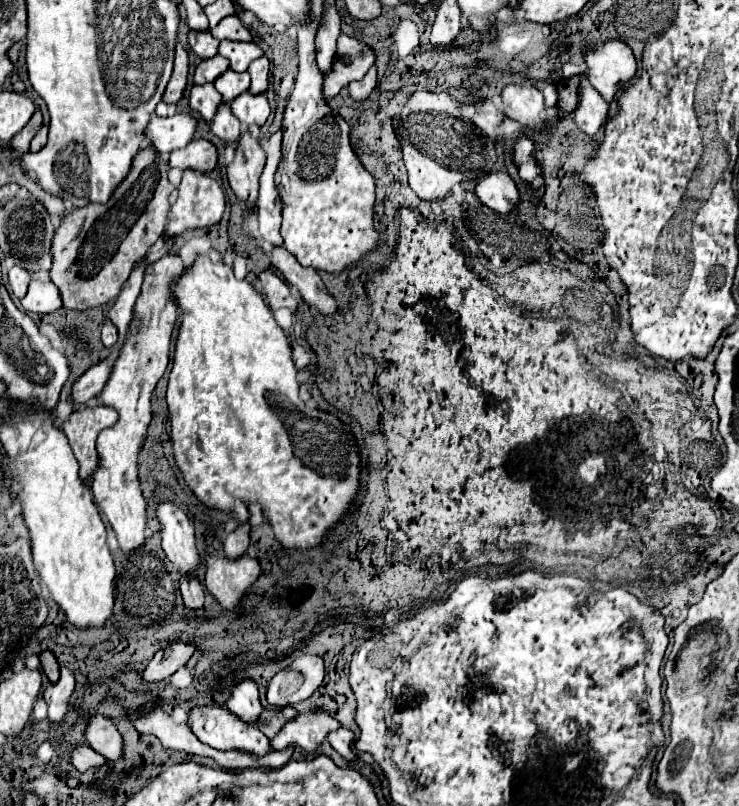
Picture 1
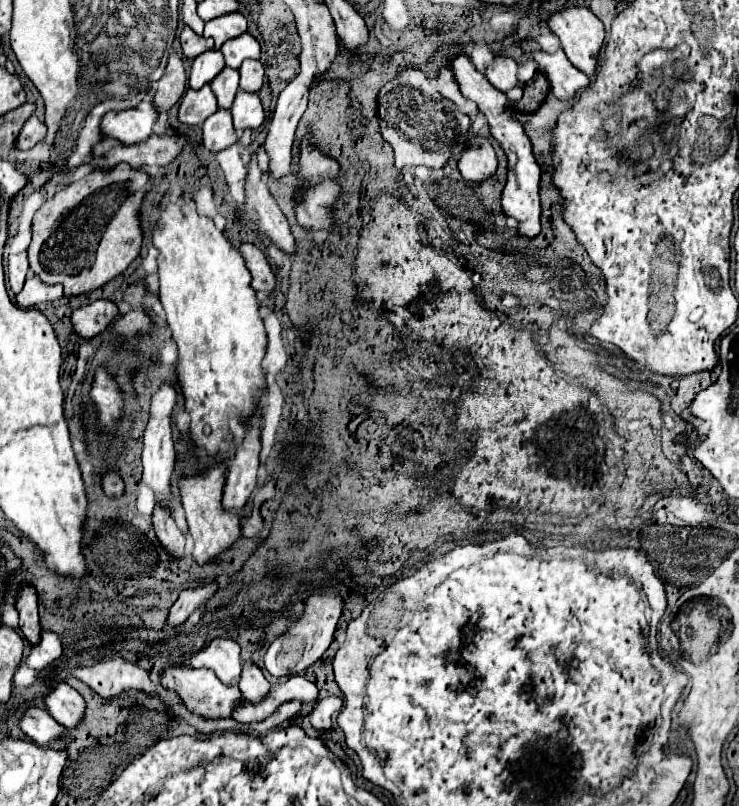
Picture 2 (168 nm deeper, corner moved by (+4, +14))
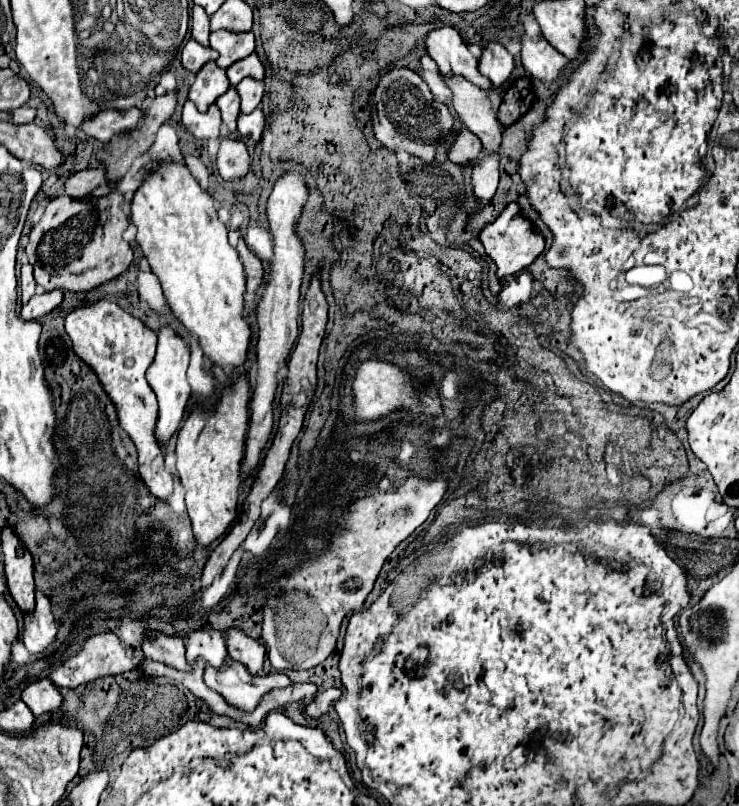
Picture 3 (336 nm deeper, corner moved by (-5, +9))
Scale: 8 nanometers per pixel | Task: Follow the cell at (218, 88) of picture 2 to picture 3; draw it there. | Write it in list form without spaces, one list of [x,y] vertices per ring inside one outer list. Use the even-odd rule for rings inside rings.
[[[230,87],[224,95],[220,95],[216,99],[216,105],[222,113],[222,121],[228,125],[228,129],[234,133],[236,131],[236,117],[238,117],[238,91],[234,91],[234,87]]]

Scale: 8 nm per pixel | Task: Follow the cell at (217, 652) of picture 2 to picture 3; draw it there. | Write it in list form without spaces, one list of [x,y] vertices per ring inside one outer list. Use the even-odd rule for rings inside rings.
[[[202,629],[188,637],[186,643],[186,657],[188,663],[196,663],[196,659],[204,659],[214,669],[224,667],[230,661],[230,655],[226,651],[226,639],[220,631],[214,629]]]

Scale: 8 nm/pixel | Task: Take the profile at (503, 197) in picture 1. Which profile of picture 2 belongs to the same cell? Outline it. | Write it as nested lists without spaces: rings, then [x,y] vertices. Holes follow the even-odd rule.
[[[471,136],[465,152],[461,154],[457,168],[465,180],[481,182],[495,174],[497,156],[491,142],[483,136]]]

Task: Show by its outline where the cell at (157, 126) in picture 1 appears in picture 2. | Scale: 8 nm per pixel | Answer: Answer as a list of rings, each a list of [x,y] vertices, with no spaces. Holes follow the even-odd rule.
[[[141,102],[137,108],[123,112],[107,112],[101,120],[101,134],[119,140],[123,144],[141,142],[153,134],[153,126],[159,114],[153,102]]]

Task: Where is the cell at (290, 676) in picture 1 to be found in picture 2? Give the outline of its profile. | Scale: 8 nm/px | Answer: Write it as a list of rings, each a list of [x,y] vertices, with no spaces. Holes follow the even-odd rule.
[[[319,592],[315,596],[305,598],[305,610],[299,616],[299,620],[295,620],[285,634],[277,636],[271,642],[271,646],[265,654],[267,672],[271,676],[283,678],[283,676],[289,676],[289,674],[303,672],[307,666],[317,662],[323,656],[323,652],[329,648],[329,644],[333,642],[333,632],[335,632],[339,616],[343,612],[343,604],[345,602],[337,592],[327,592],[327,594]]]

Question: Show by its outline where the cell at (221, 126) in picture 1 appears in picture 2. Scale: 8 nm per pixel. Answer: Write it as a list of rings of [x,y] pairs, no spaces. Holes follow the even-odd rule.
[[[217,110],[203,124],[203,146],[209,152],[219,152],[237,142],[237,134],[231,122],[229,110]]]

